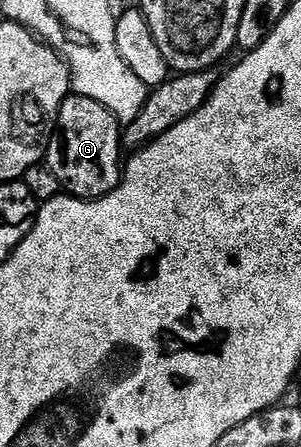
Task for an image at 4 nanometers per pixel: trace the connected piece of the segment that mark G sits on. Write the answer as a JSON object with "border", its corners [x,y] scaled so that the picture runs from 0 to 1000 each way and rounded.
{"border":[[[246,208],[226,213],[196,246],[196,273],[179,304],[156,329],[150,369],[189,396],[199,421],[252,445],[332,445],[379,427],[402,398],[402,277],[375,251],[349,235],[309,226],[296,217],[269,217]]]}

